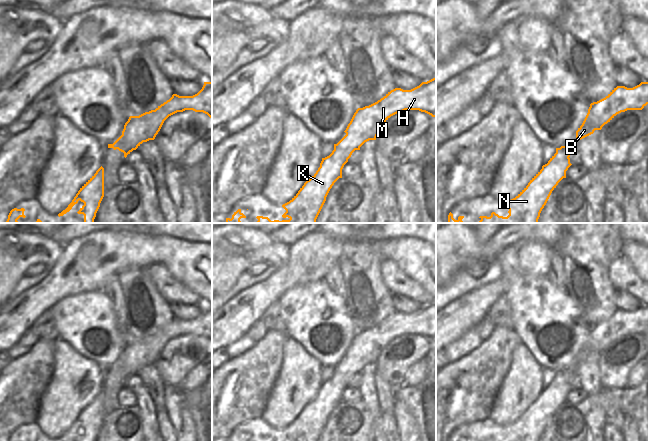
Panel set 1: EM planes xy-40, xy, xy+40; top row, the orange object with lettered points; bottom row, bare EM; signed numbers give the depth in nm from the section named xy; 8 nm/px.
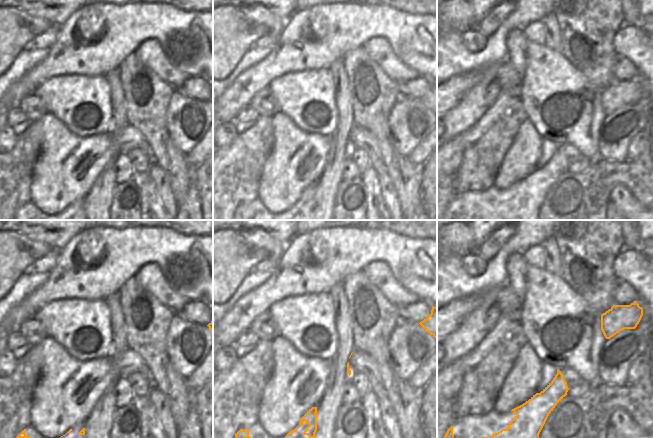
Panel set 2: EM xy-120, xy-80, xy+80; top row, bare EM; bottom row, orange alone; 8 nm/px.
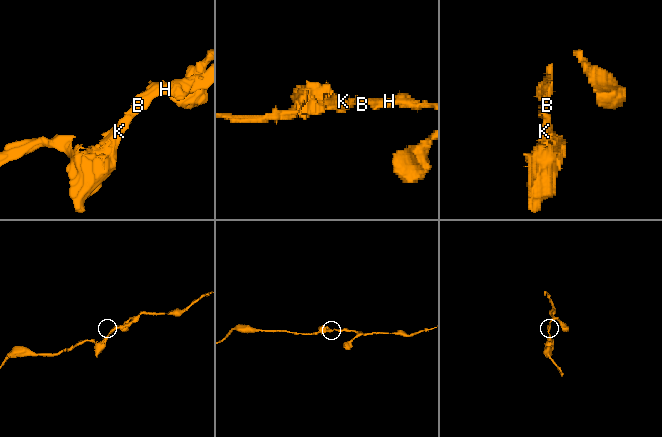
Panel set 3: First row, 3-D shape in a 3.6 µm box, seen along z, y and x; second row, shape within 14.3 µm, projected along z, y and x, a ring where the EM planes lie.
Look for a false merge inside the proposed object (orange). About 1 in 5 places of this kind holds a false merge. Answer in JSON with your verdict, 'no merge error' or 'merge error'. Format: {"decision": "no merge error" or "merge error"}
{"decision": "no merge error"}

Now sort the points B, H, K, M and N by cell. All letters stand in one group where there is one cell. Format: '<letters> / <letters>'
B H K M N

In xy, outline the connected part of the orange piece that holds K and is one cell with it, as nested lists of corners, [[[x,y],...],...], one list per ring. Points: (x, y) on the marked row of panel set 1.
[[[436,78],[422,82],[419,86],[411,90],[395,88],[377,102],[363,108],[358,108],[344,131],[346,135],[337,144],[334,144],[332,153],[322,158],[320,167],[316,173],[304,183],[298,193],[289,202],[282,205],[286,210],[282,215],[284,218],[282,221],[271,221],[268,217],[257,216],[257,222],[241,222],[240,219],[246,218],[246,216],[241,212],[241,209],[238,209],[234,212],[231,219],[226,218],[226,223],[316,223],[316,219],[326,201],[330,189],[339,178],[342,178],[342,169],[352,153],[355,150],[360,150],[360,147],[365,142],[376,140],[382,125],[391,116],[405,110],[419,110],[436,118]]]

